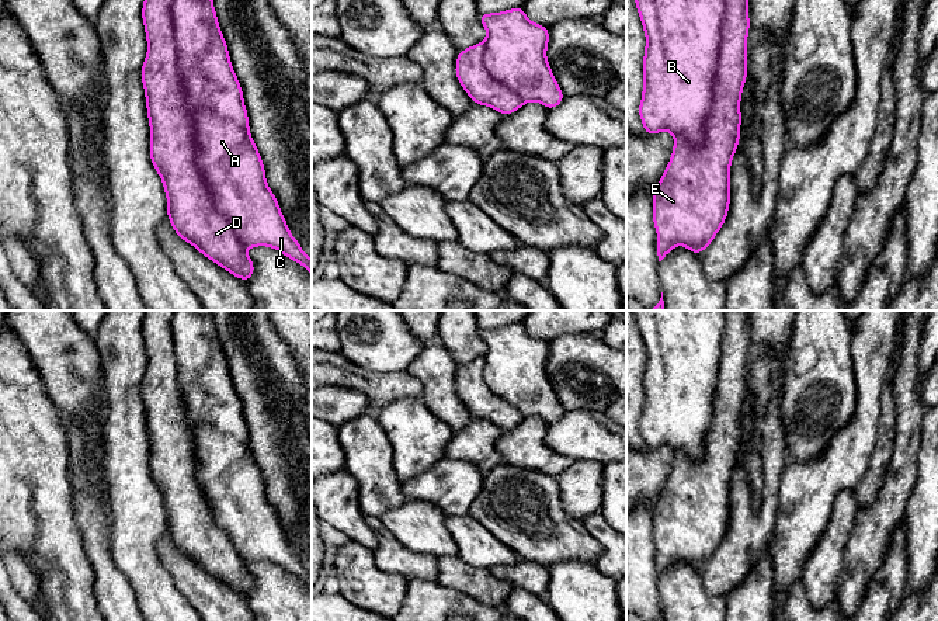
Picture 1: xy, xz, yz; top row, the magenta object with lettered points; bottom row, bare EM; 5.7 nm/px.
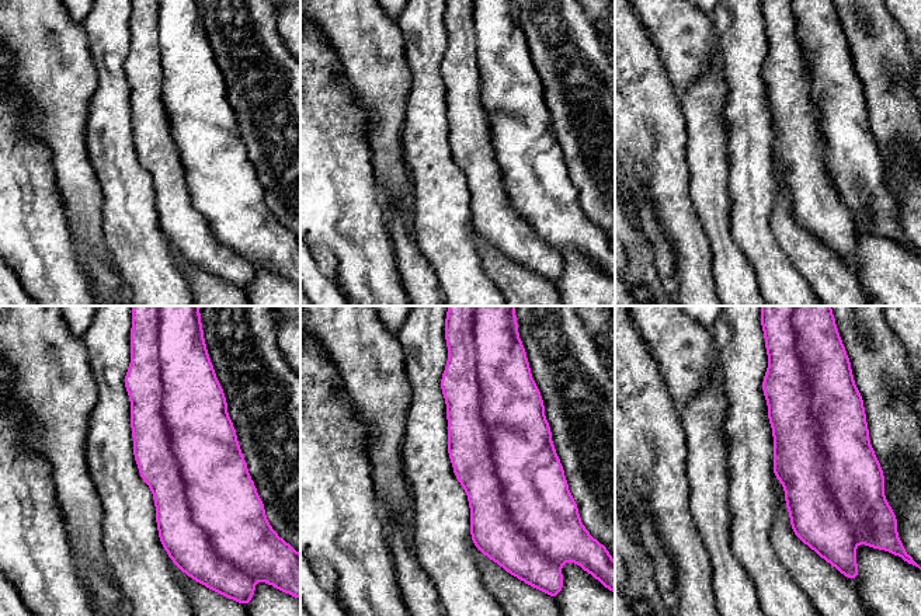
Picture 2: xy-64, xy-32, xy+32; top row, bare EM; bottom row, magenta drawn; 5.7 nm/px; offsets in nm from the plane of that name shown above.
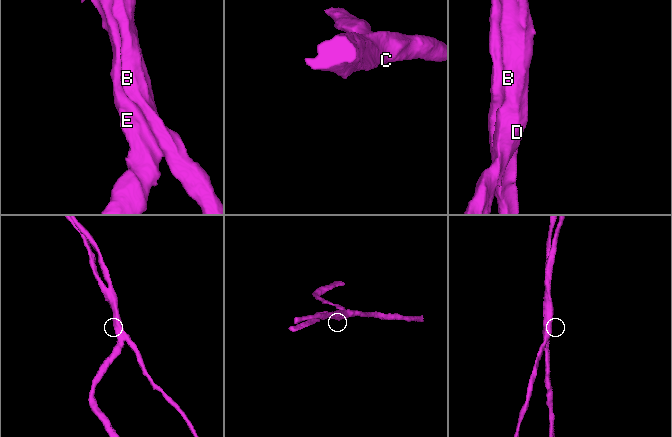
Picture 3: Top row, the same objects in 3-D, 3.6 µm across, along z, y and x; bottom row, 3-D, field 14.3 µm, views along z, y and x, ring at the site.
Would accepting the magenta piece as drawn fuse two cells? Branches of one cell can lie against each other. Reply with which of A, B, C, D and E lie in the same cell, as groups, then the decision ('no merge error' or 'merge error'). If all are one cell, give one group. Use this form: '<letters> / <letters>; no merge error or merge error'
A B C / D E; merge error

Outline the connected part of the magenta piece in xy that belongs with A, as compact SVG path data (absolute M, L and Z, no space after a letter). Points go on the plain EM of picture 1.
M174 310L173 339L177 357L177 372L184 414L194 434L194 451L198 482L205 493L216 524L229 535L236 552L244 562L267 561L281 566L285 572L303 580L312 590L312 573L305 569L299 556L292 551L278 514L267 500L265 482L251 452L249 429L244 420L243 403L233 385L227 358L220 346L212 310Z

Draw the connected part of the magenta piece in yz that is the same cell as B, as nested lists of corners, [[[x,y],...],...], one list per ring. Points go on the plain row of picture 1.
[[[633,310],[633,315],[646,351],[643,406],[638,421],[643,447],[667,445],[699,461],[713,414],[725,310]]]

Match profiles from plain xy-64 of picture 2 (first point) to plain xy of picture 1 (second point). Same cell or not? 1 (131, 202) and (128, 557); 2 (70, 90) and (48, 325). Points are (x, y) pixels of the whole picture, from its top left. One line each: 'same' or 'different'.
1: same
2: same

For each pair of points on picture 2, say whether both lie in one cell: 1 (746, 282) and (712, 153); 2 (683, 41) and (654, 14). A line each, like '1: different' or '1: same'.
1: same
2: same

